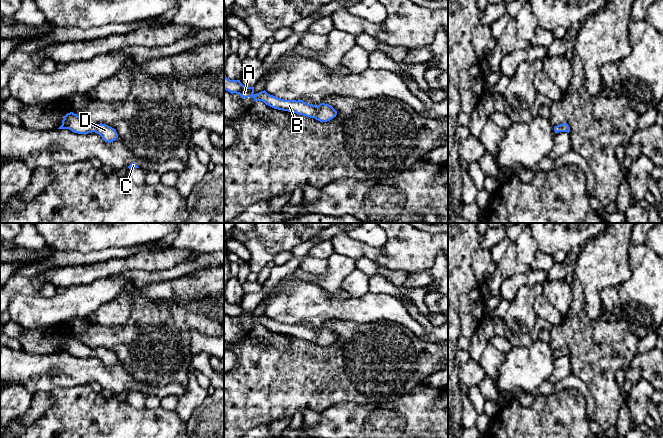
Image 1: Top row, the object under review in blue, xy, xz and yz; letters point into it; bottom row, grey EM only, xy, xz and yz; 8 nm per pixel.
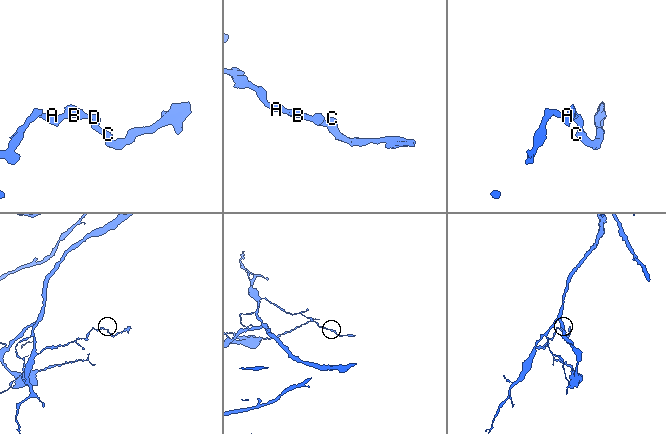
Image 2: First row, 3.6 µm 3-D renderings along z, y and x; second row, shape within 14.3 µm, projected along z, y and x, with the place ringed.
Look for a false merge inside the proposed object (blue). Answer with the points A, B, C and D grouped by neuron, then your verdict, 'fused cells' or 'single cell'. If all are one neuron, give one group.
A B C D; single cell

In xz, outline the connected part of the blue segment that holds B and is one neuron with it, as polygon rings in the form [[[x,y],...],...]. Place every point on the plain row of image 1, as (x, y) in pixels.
[[[224,298],[224,314],[231,318],[236,317],[242,323],[252,321],[254,325],[262,325],[266,329],[283,335],[293,336],[320,346],[327,346],[336,341],[337,335],[328,328],[321,327],[318,330],[308,328],[303,324],[284,324],[268,318],[265,314],[254,319],[254,311],[245,311],[240,304],[230,304]]]

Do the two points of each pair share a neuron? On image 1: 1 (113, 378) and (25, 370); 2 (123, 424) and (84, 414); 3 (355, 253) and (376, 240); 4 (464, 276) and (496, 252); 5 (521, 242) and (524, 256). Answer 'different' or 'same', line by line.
1: same
2: same
3: different
4: different
5: same

